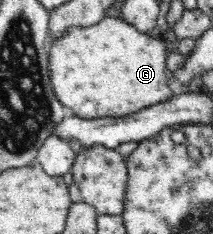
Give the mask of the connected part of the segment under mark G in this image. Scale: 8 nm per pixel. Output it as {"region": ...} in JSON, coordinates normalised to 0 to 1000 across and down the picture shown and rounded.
{"region":[[[549,73],[488,77],[469,98],[451,98],[441,115],[413,124],[338,124],[277,184],[230,184],[235,209],[235,342],[249,376],[249,397],[310,470],[319,487],[366,496],[385,509],[446,513],[469,504],[568,504],[615,496],[620,487],[662,479],[671,466],[728,453],[732,444],[798,432],[808,415],[826,415],[798,376],[803,316],[789,303],[789,205],[751,167],[714,167],[695,150],[653,141],[620,107],[587,98],[573,81]]]}

